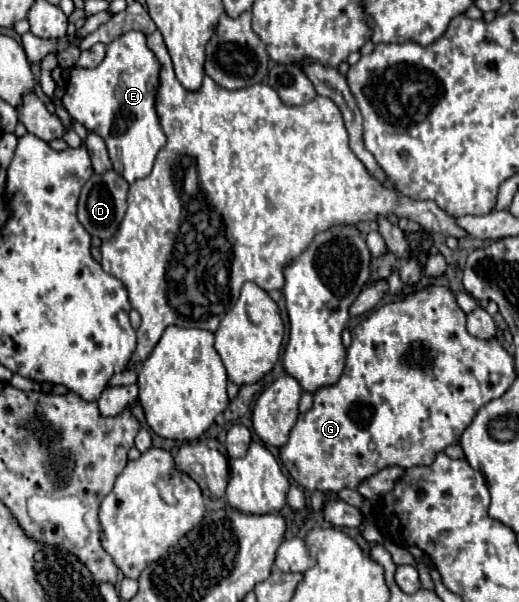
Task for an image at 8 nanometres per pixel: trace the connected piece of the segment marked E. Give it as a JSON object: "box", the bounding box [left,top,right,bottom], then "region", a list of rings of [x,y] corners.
{"box":[62,32,166,184],"region":[[[126,32],[118,36],[112,44],[108,44],[106,58],[100,66],[84,70],[84,68],[72,68],[70,76],[66,80],[66,92],[62,96],[62,104],[68,110],[72,118],[82,122],[88,132],[96,132],[108,146],[110,160],[114,164],[114,170],[120,172],[120,176],[132,184],[152,172],[152,164],[160,148],[166,144],[166,136],[160,128],[160,116],[156,116],[156,92],[160,86],[160,68],[162,64],[156,60],[154,52],[146,44],[146,36],[142,32]]]}

